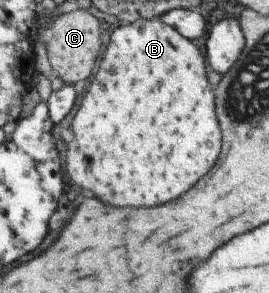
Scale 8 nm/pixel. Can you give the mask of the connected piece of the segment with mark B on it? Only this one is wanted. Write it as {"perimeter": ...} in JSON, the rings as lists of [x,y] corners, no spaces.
{"perimeter":[[[138,19],[114,28],[108,38],[106,50],[98,62],[98,70],[88,90],[82,95],[80,106],[68,126],[73,134],[73,140],[67,143],[64,154],[64,160],[66,160],[64,170],[68,178],[79,188],[90,190],[96,198],[100,198],[102,202],[110,206],[130,206],[130,208],[156,206],[156,204],[170,202],[178,198],[182,192],[186,192],[200,176],[204,176],[212,168],[220,152],[220,130],[218,130],[218,122],[214,114],[214,95],[204,73],[204,64],[204,58],[196,48],[195,42],[184,38],[175,28],[165,25],[160,19]]]}

